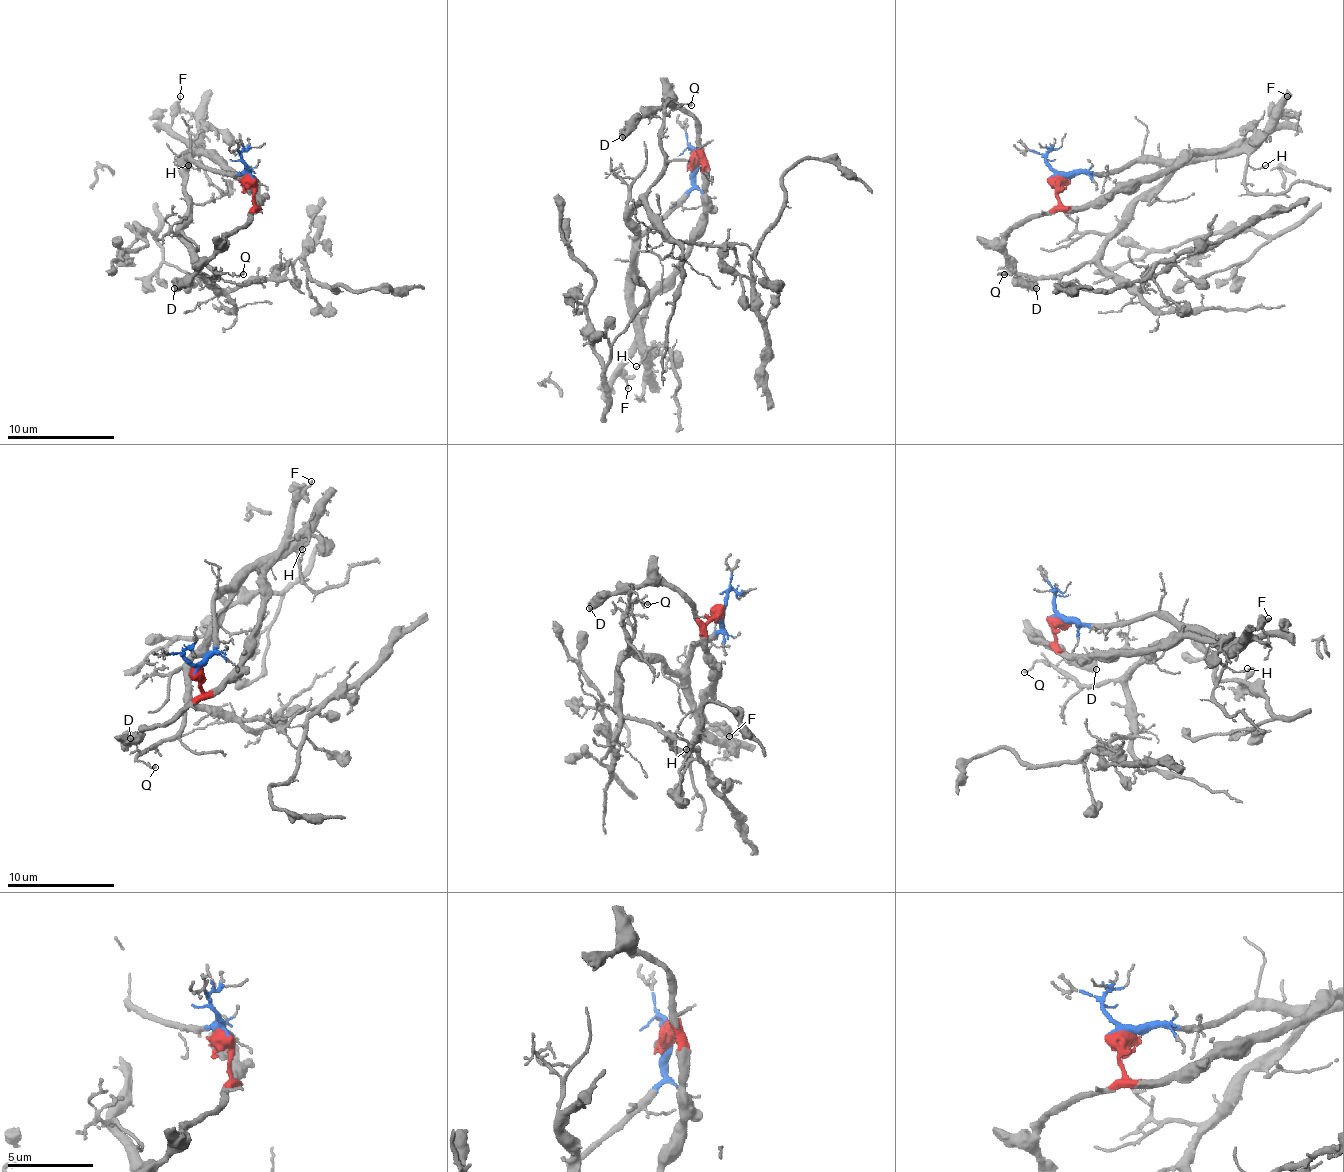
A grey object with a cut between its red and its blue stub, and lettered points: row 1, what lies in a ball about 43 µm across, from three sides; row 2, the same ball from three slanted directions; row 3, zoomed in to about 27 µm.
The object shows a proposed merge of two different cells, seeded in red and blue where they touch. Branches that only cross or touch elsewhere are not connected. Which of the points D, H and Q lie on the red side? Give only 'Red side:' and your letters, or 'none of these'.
Red side: D

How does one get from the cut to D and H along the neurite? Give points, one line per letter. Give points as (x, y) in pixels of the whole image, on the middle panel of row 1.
D: (697, 157), (700, 159), (697, 122), (675, 106), (651, 108), (622, 138)
H: (697, 157), (694, 184), (640, 238), (632, 318), (643, 345), (649, 348), (635, 367)

